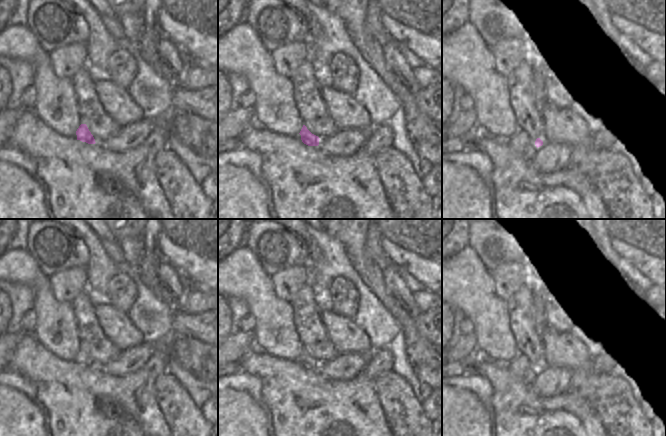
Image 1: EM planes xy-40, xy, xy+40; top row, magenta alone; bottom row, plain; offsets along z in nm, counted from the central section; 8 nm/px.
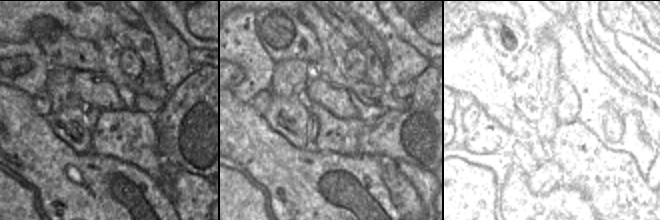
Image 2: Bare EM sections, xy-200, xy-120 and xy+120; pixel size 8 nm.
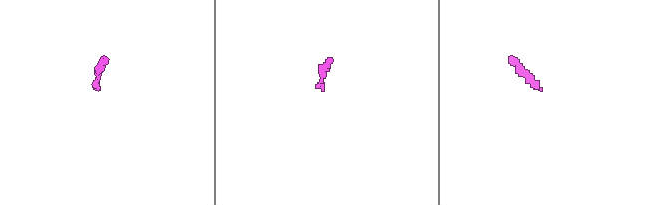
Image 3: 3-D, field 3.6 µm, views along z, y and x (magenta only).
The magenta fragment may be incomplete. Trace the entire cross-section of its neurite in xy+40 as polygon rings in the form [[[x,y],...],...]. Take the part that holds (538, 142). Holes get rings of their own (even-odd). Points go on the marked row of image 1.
[[[520,128],[507,139],[505,143],[508,144],[512,150],[530,160],[533,160],[537,148],[543,145],[543,141],[540,138],[532,138],[527,132]]]

